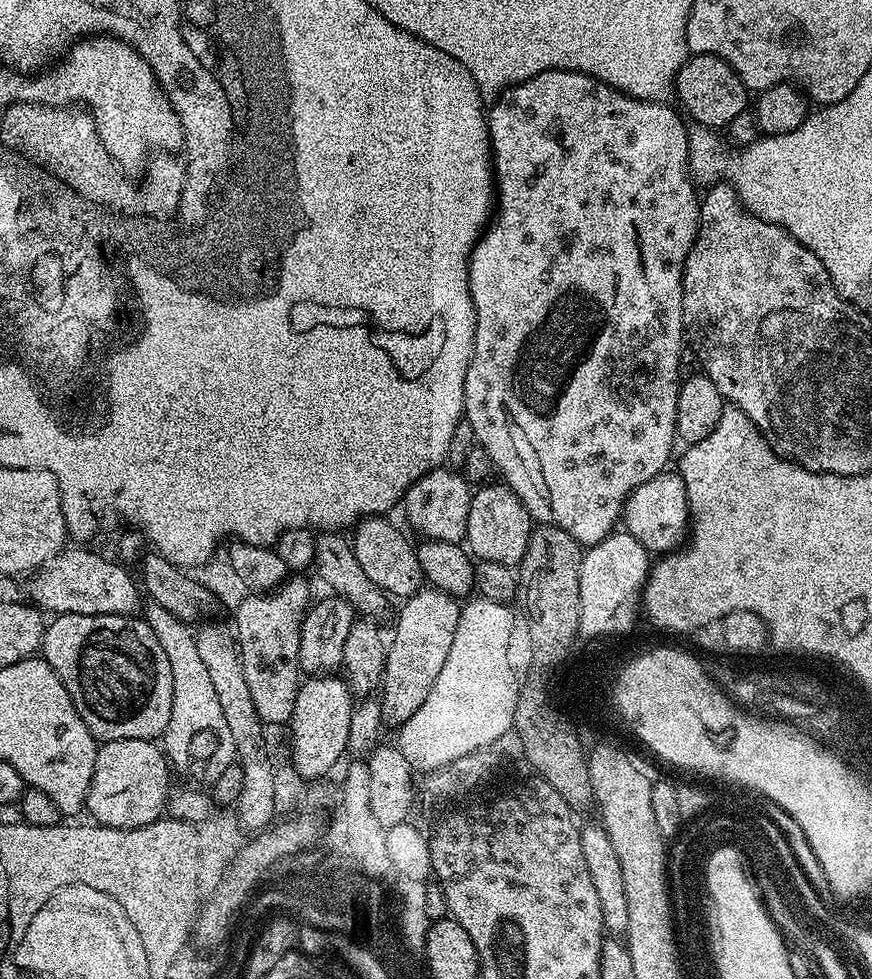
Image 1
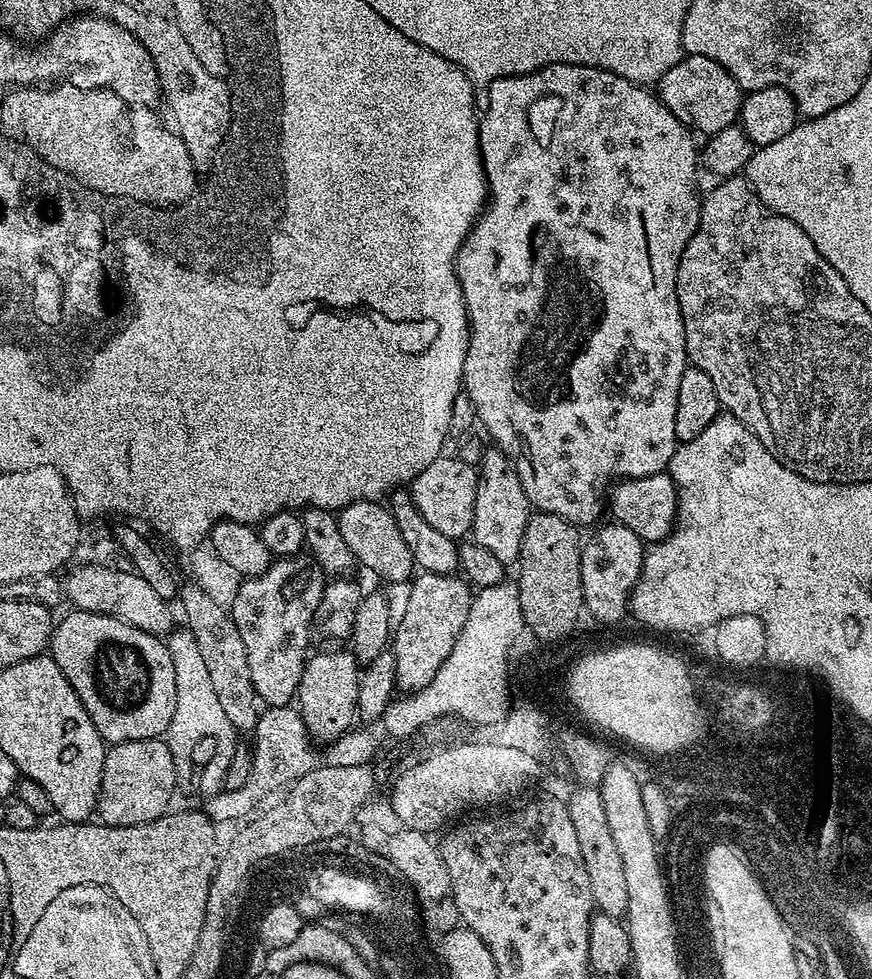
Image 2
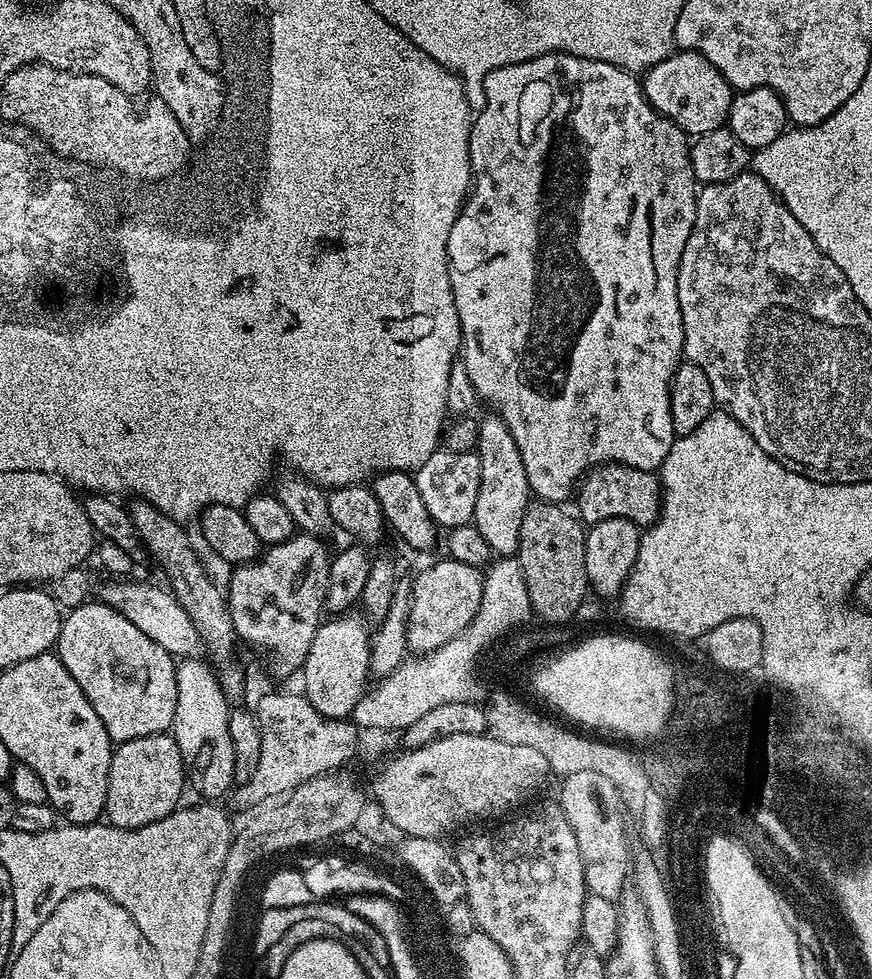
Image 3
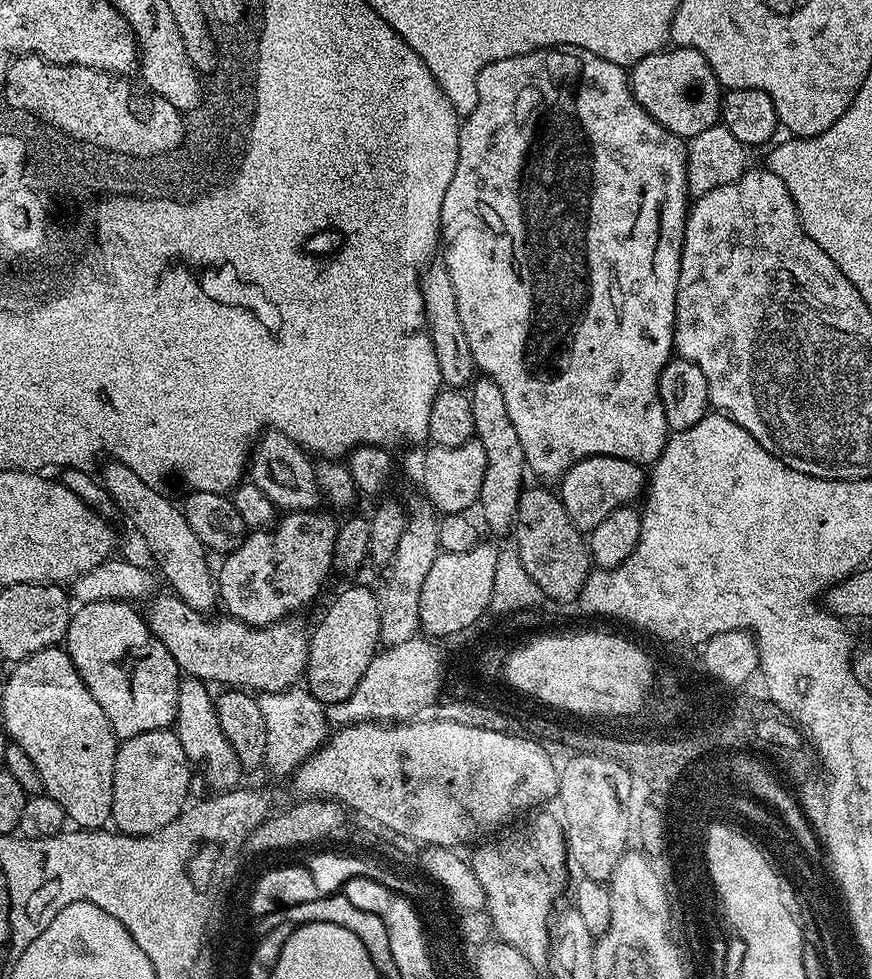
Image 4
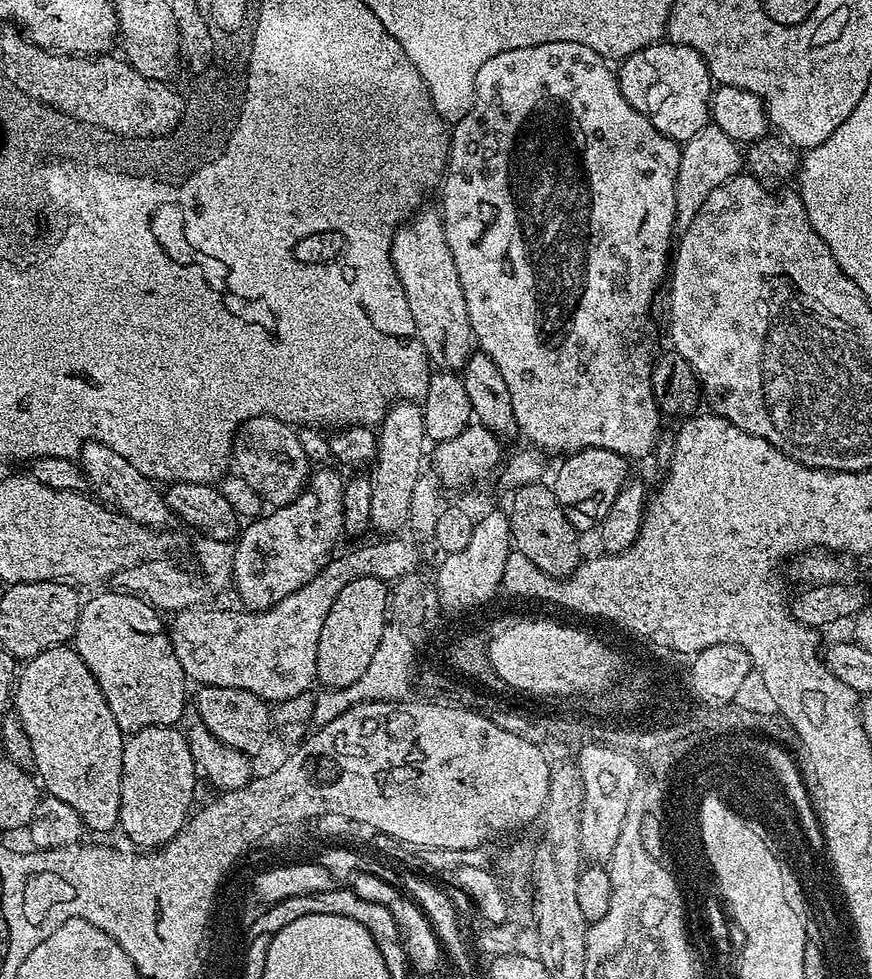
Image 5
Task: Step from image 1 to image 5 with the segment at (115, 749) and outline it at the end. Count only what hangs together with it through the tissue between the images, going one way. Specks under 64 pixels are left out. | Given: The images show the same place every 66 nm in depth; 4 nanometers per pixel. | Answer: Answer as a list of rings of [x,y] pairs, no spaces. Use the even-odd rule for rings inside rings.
[[[150,726],[146,730],[131,733],[122,750],[122,806],[120,807],[120,832],[131,834],[140,845],[149,844],[163,848],[182,831],[194,808],[198,769],[190,754],[187,735],[179,727]]]

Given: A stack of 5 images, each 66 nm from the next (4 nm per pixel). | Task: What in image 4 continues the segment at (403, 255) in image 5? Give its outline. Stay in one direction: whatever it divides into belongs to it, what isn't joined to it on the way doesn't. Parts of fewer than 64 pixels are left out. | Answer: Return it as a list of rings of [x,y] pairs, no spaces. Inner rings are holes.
[[[436,266],[423,273],[420,293],[424,299],[424,318],[426,331],[432,340],[434,354],[438,358],[441,385],[449,388],[467,389],[471,385],[478,369],[474,354],[470,354],[470,342],[466,342],[466,330],[462,330],[462,318],[458,318],[458,302],[450,274],[443,266]]]

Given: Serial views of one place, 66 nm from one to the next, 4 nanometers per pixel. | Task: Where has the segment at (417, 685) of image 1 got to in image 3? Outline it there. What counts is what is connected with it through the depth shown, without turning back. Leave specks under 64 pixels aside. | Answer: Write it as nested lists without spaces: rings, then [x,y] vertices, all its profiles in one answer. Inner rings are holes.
[[[443,558],[437,564],[424,568],[416,576],[416,581],[411,581],[412,598],[409,602],[408,639],[407,651],[412,654],[427,654],[446,646],[446,642],[455,636],[461,636],[470,626],[474,614],[478,614],[478,602],[482,602],[482,586],[484,585],[484,572],[474,566],[466,566],[466,562],[458,562],[451,558]]]

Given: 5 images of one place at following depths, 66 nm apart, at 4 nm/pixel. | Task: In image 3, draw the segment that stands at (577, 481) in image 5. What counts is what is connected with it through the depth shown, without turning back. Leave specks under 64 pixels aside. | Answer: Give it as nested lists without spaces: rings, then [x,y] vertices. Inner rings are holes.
[[[601,464],[580,481],[575,493],[575,511],[585,525],[591,526],[606,518],[626,518],[642,530],[648,529],[660,516],[662,489],[656,472],[638,470],[625,464]]]

